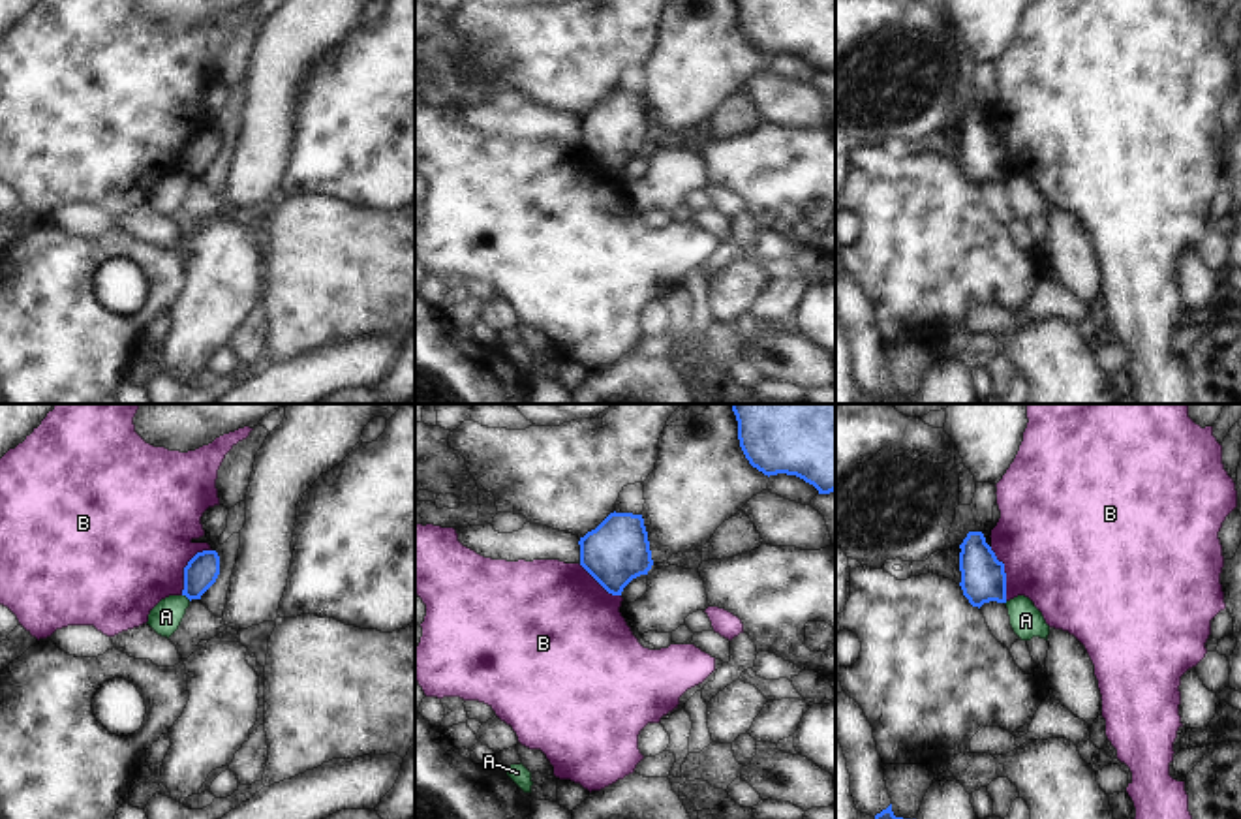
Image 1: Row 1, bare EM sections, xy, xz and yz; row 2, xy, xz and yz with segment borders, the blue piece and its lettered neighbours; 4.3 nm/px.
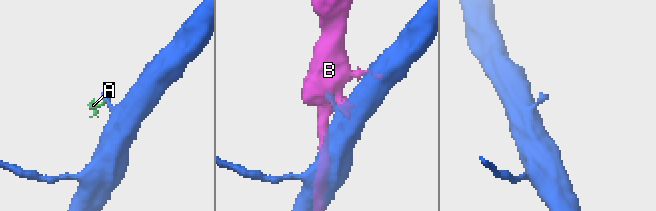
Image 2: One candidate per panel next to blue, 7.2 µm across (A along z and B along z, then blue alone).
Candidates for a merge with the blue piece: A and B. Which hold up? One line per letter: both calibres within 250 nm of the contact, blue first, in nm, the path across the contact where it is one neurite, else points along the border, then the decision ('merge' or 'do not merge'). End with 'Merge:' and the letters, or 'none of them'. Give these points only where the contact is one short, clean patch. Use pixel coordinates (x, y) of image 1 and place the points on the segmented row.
A: calibres 140 and 140 nm; border xy (183, 594), (190, 600); do not merge
B: calibres 140 and 500 nm; do not merge
Merge: none of them

